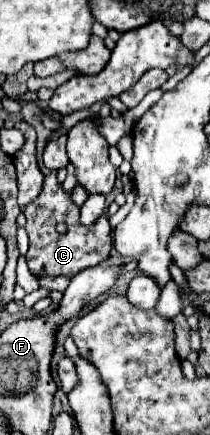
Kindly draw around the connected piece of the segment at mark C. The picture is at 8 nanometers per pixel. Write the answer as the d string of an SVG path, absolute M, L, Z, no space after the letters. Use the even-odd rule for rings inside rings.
M56 172L46 174L40 196L26 206L24 216L26 216L26 232L30 238L26 262L34 276L40 276L40 272L42 272L48 276L72 278L86 268L98 266L112 252L108 218L100 216L92 226L82 226L80 224L80 206L76 206L74 200L70 198L70 194L64 192L62 184L56 178ZM60 222L64 222L68 226L68 230L64 234L58 234L58 230L56 230L56 226Z

